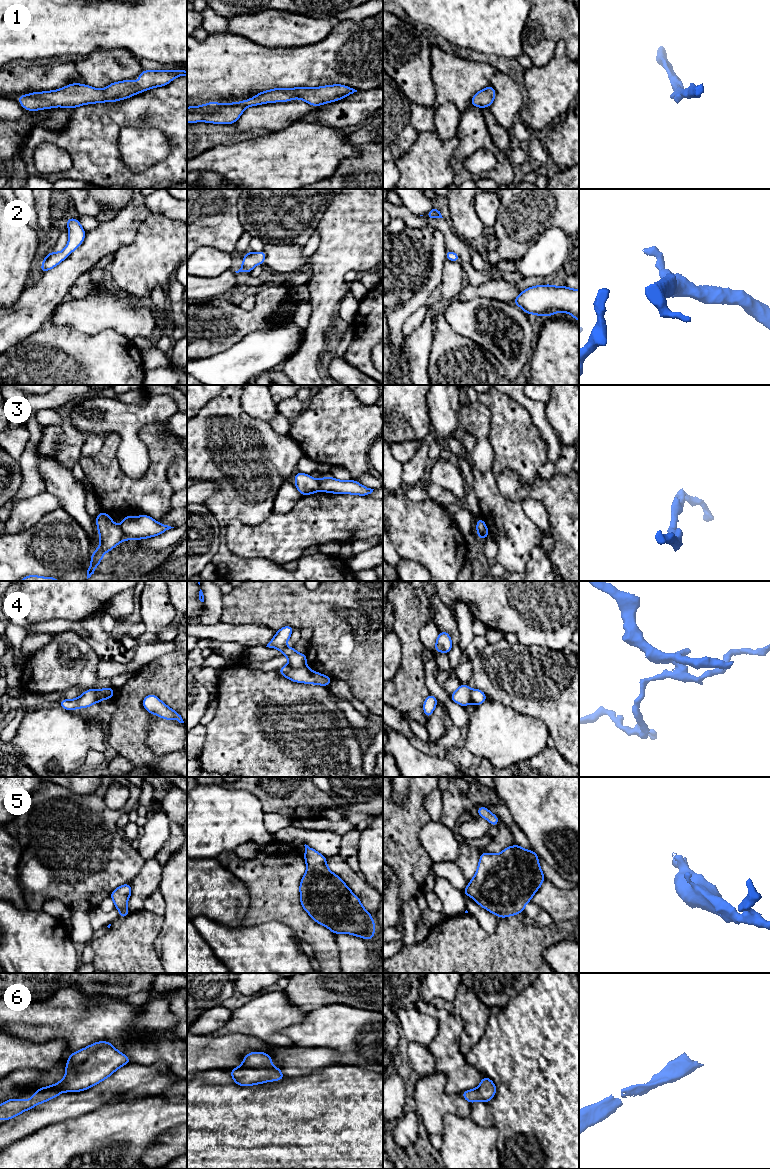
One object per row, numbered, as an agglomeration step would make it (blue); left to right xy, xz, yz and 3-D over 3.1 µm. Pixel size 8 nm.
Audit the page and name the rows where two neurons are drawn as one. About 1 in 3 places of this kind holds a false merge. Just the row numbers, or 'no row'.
3, 4

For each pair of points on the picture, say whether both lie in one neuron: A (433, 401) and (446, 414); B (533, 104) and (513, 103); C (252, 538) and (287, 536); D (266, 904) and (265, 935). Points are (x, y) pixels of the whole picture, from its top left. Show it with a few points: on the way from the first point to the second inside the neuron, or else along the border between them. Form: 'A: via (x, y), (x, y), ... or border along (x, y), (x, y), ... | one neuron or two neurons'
A: via (436, 404), (443, 411) | one neuron
B: border along (526, 99), (517, 118) | two neurons
C: via (261, 538), (278, 538) | one neuron
D: border along (243, 924), (254, 926), (280, 921), (288, 926) | two neurons

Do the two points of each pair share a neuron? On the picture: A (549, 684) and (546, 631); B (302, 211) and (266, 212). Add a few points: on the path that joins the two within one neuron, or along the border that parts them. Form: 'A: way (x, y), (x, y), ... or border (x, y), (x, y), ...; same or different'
A: border (524, 645), (544, 646), (565, 651); different
B: way (293, 211), (275, 211); same

